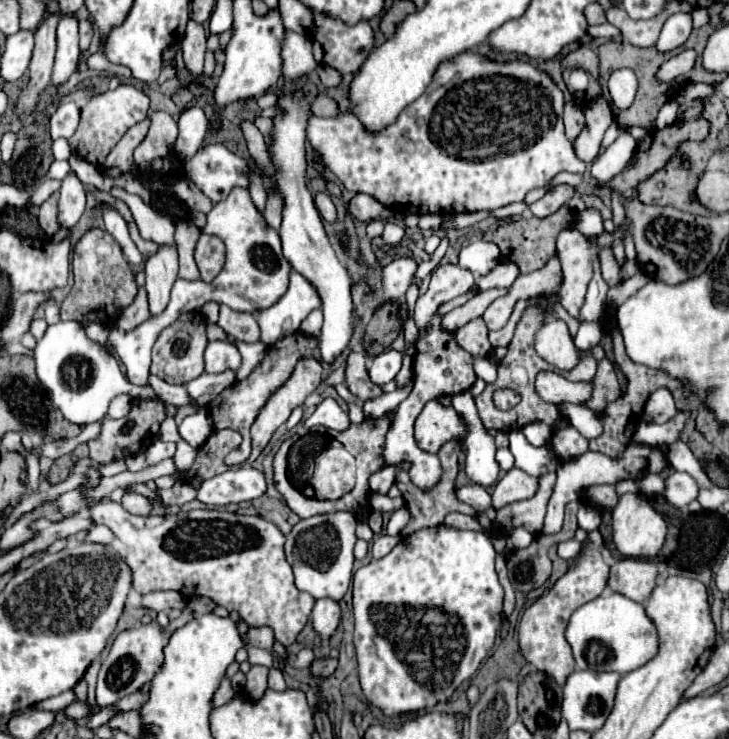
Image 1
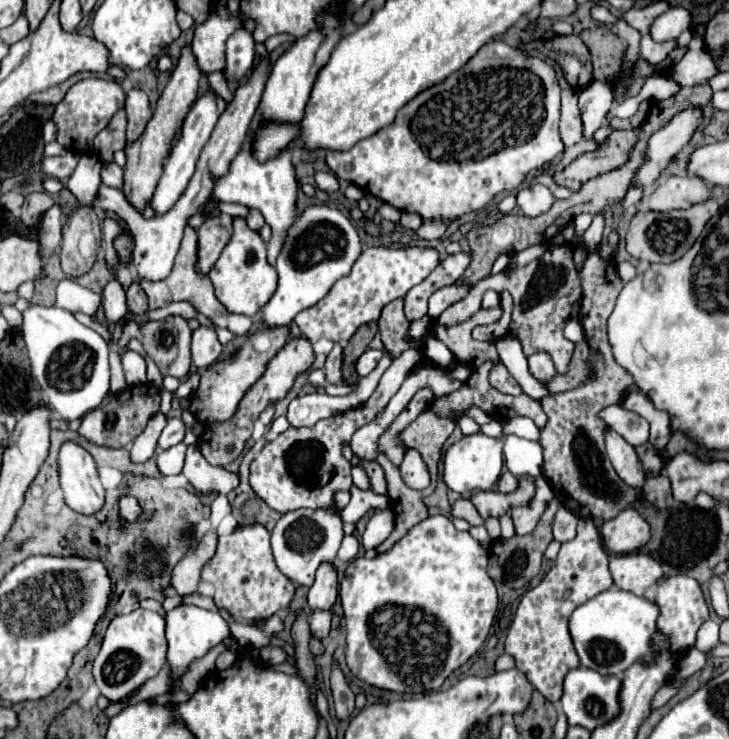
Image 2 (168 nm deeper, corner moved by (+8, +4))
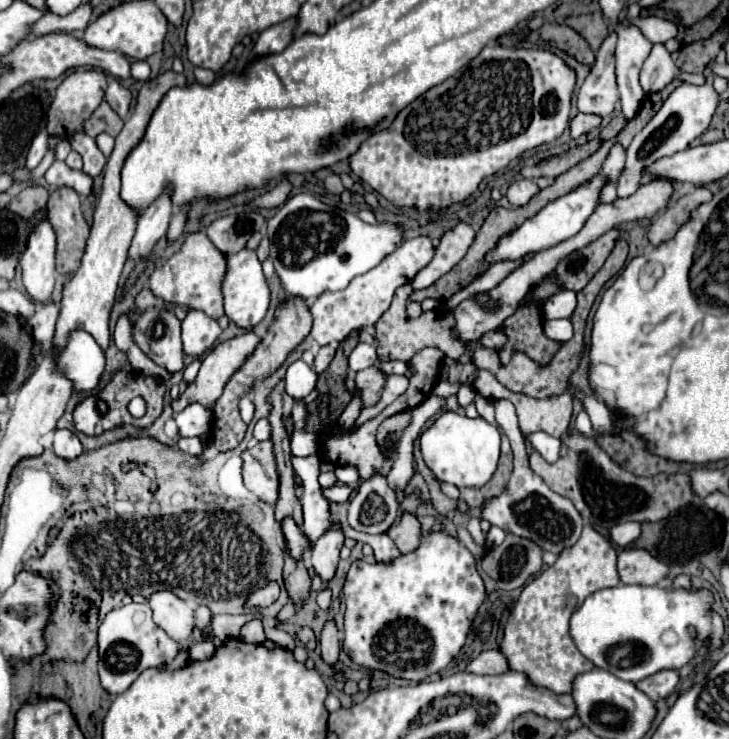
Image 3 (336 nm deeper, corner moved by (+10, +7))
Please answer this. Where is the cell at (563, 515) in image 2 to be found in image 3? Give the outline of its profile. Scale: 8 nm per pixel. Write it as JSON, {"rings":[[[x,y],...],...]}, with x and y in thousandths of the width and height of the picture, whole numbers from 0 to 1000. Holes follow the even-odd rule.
{"rings":[[[680,541],[678,552],[680,552],[680,571],[697,590],[702,609],[705,609],[705,639],[697,652],[697,663],[691,668],[686,668],[683,674],[667,679],[667,685],[661,690],[661,701],[675,706],[678,712],[689,714],[691,720],[702,720],[713,728],[724,728],[724,731],[735,733],[746,747],[757,747],[765,752],[774,742],[782,742],[793,733],[796,720],[801,714],[801,704],[779,674],[757,666],[746,655],[746,650],[741,650],[741,644],[735,644],[724,633],[724,612],[719,606],[719,590],[711,579],[705,547],[700,541]]]}

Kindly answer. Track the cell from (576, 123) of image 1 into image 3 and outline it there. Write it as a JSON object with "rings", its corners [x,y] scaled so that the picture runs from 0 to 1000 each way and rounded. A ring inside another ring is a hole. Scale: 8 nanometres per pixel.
{"rings":[[[790,154],[782,165],[782,179],[785,179],[785,187],[793,187],[815,173],[820,173],[826,168],[826,160],[818,157],[818,154]]]}

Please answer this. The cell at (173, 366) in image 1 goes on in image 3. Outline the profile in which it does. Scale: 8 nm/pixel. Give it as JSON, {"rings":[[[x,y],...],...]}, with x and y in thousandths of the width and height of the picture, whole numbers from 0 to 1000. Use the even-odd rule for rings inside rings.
{"rings":[[[200,419],[184,438],[184,463],[192,474],[233,503],[252,498],[247,433],[230,419]]]}

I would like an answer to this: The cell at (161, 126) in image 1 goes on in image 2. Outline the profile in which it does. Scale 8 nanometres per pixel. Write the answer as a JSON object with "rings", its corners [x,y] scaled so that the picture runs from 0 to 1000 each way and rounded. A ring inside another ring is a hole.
{"rings":[[[178,120],[173,126],[173,153],[176,153],[173,196],[181,196],[200,177],[200,169],[206,166],[209,156],[211,156],[206,137],[203,137],[203,129],[192,120]]]}

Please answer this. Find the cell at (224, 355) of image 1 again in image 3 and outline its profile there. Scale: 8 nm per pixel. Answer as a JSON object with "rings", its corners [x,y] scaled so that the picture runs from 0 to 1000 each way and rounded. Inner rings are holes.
{"rings":[[[261,419],[250,436],[250,463],[258,482],[274,482],[302,455],[302,441],[277,419]]]}

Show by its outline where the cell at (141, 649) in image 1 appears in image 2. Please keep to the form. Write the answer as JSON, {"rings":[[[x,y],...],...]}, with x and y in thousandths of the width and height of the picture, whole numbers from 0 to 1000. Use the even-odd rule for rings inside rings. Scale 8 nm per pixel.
{"rings":[[[187,824],[176,832],[162,832],[140,867],[137,884],[129,892],[129,922],[137,938],[151,949],[165,949],[189,932],[200,919],[214,916],[228,897],[228,862],[225,862],[228,838],[217,829]]]}

